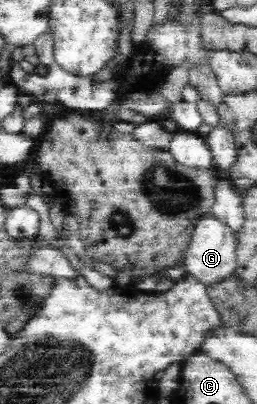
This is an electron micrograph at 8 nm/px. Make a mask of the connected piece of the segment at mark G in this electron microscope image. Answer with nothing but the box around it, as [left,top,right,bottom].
[184,216,237,288]

